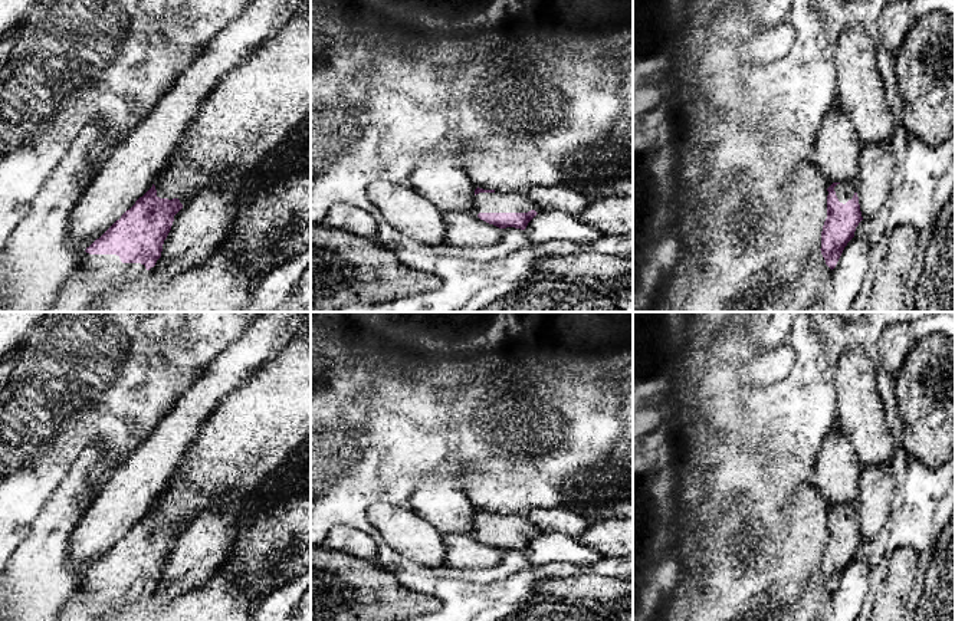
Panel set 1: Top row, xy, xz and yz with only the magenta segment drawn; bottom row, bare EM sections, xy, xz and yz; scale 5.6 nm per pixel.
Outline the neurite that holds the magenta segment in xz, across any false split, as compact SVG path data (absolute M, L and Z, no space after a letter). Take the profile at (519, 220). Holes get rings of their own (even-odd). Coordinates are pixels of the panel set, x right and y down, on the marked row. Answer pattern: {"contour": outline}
{"contour": "M478 187L472 211L480 220L499 229L525 230L528 223L542 210L521 193L499 193Z"}

